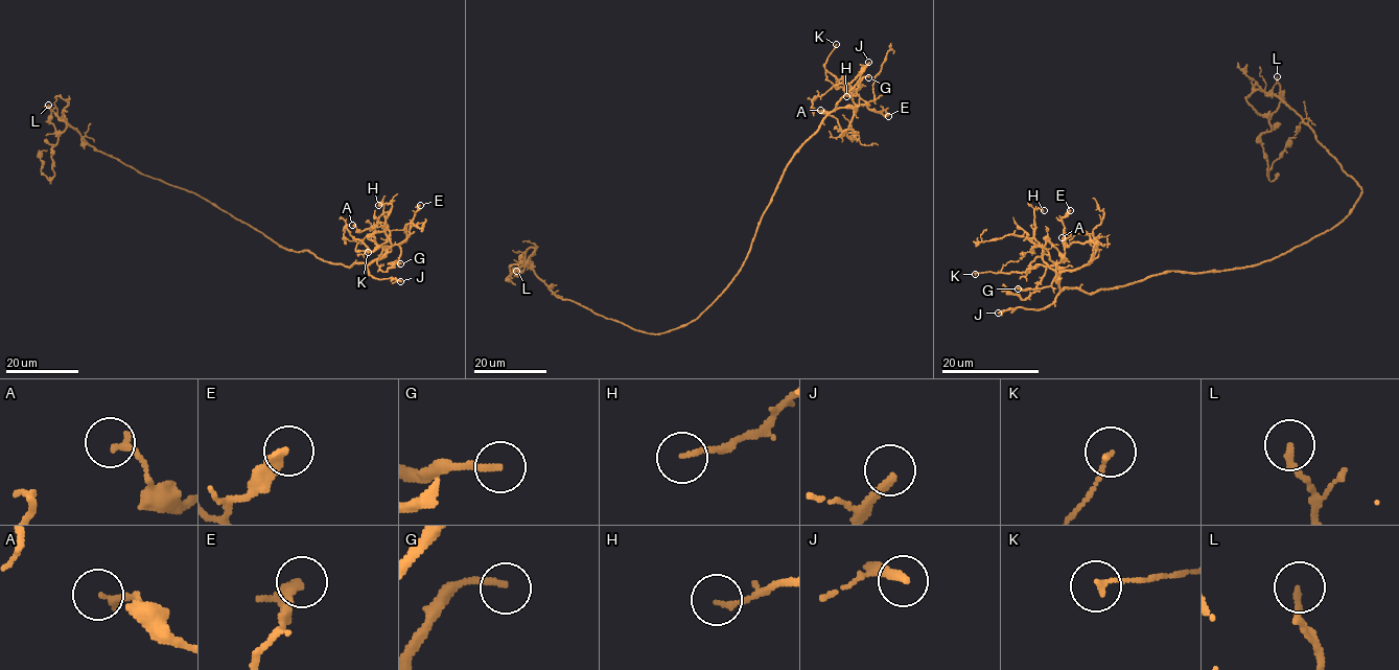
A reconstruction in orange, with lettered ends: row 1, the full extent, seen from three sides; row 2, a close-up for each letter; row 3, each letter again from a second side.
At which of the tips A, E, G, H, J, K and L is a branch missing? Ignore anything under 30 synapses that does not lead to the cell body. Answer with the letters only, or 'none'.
J

